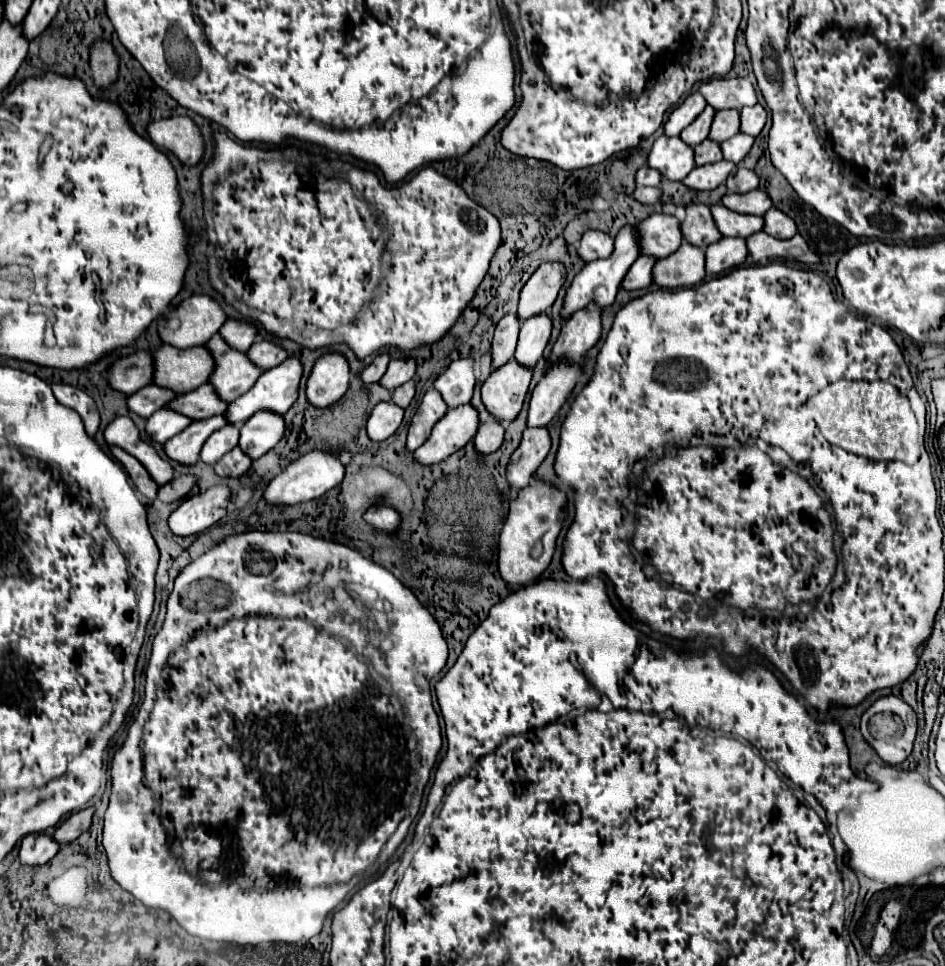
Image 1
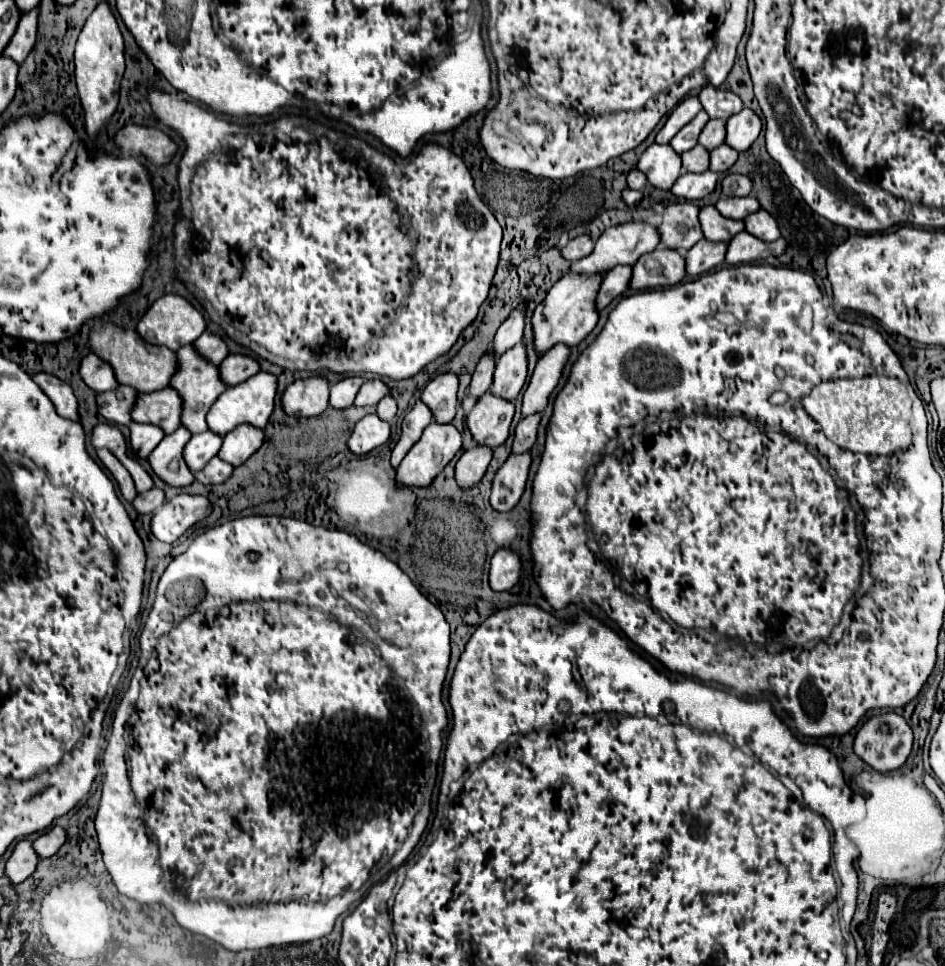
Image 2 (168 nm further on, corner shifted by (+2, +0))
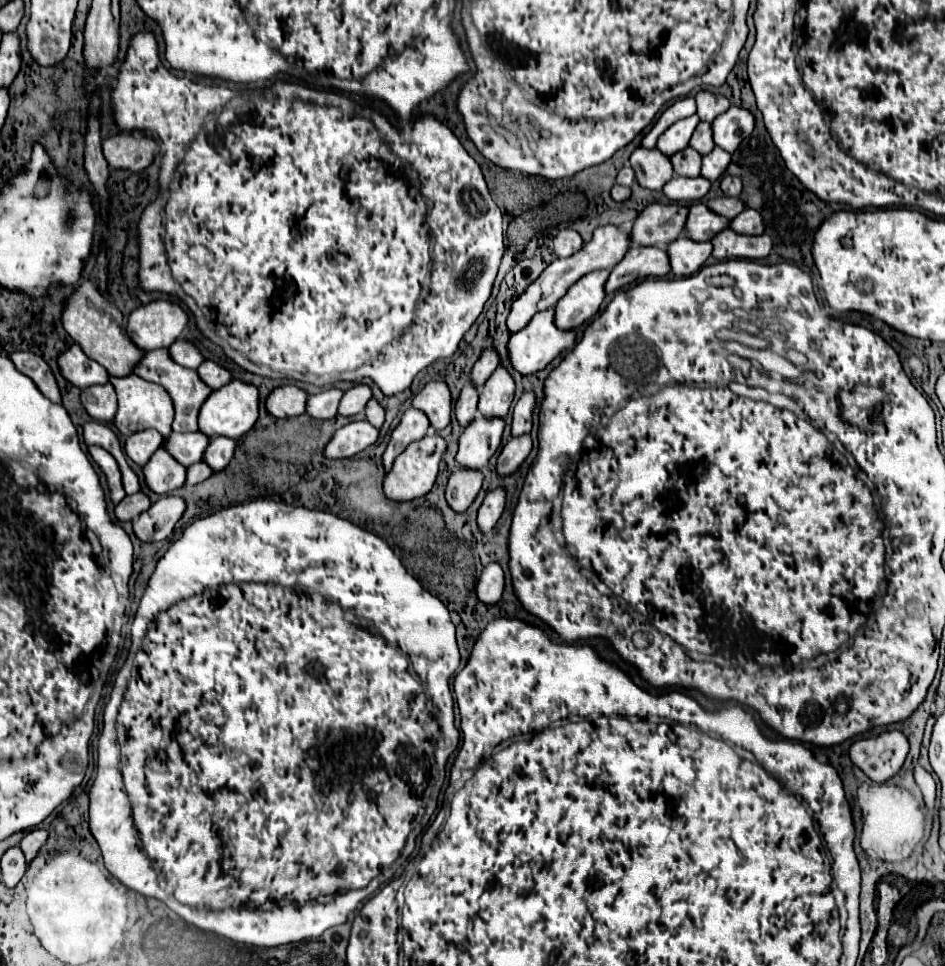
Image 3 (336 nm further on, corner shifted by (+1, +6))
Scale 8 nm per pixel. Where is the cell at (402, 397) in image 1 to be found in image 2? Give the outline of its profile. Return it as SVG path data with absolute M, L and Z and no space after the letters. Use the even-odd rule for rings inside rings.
M387 394L379 404L377 404L377 414L383 418L383 420L393 420L393 416L397 414L397 402L391 394Z

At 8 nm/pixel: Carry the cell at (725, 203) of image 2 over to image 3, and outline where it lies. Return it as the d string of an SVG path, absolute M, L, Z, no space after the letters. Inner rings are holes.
M724 196L724 198L708 200L706 206L708 206L708 210L712 210L714 214L724 216L724 218L728 218L728 220L732 220L734 216L738 216L738 214L744 210L740 198L726 198L726 196Z

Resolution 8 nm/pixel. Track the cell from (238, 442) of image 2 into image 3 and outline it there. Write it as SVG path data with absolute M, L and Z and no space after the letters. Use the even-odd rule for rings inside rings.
M210 438L210 444L202 460L210 466L212 472L220 472L234 456L234 448L236 448L236 442L232 438Z

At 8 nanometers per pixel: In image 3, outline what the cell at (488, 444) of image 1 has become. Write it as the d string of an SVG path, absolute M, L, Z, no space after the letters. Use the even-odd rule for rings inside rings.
M458 466L456 472L448 480L446 502L456 514L462 514L470 508L476 494L480 492L480 488L482 488L482 472L460 470L460 466Z

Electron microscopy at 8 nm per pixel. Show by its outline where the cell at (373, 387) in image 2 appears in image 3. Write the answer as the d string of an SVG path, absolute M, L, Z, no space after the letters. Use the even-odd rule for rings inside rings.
M358 384L358 386L350 388L348 392L344 392L342 402L338 406L338 414L340 416L354 416L354 414L358 414L358 412L364 410L364 406L366 406L366 402L370 398L372 398L370 388L364 386L364 384Z

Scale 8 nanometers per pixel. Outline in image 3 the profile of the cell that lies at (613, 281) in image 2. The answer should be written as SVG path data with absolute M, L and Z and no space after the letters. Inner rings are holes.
M594 270L582 276L554 306L554 324L560 330L574 330L590 320L604 298L604 284L610 270Z

